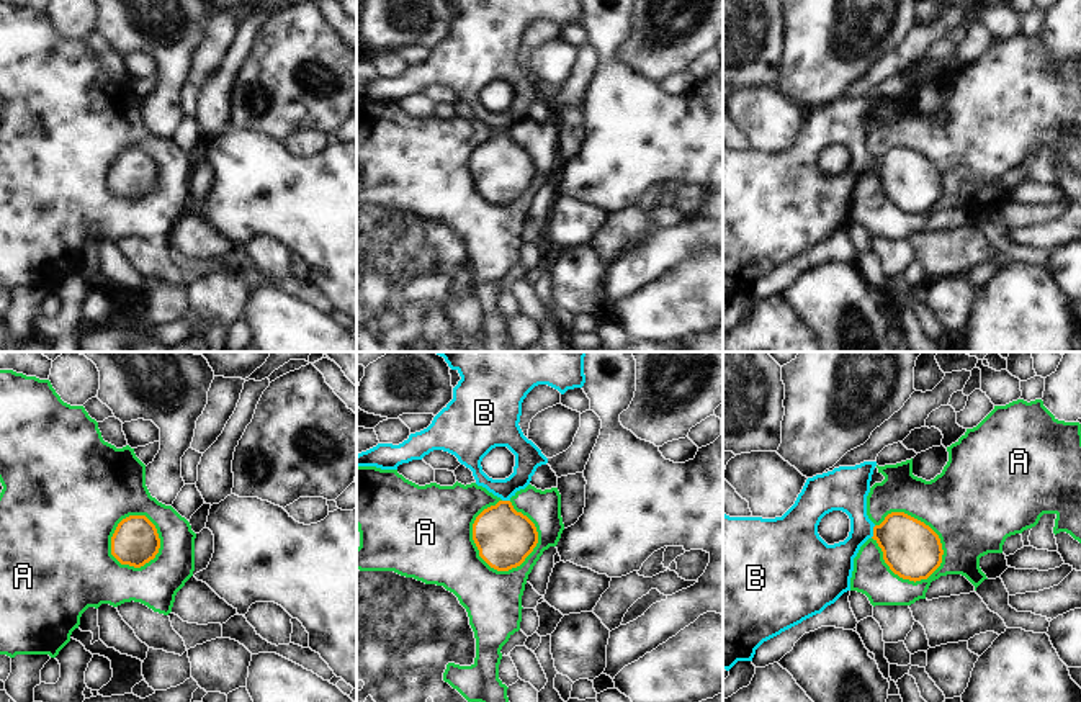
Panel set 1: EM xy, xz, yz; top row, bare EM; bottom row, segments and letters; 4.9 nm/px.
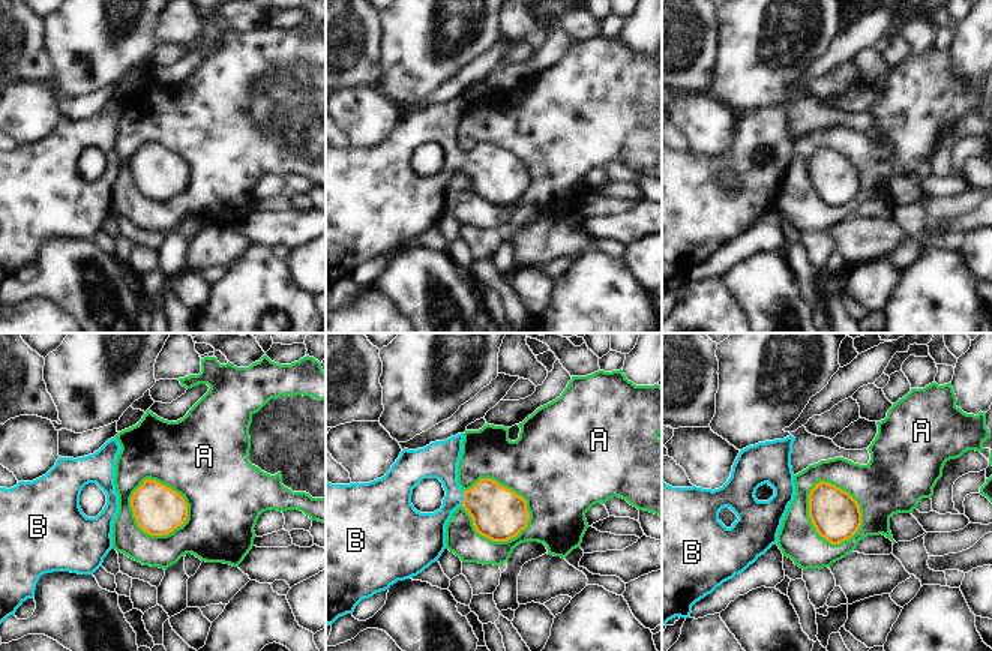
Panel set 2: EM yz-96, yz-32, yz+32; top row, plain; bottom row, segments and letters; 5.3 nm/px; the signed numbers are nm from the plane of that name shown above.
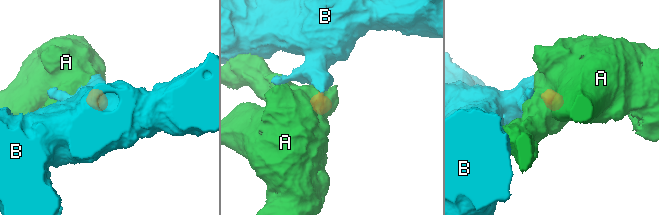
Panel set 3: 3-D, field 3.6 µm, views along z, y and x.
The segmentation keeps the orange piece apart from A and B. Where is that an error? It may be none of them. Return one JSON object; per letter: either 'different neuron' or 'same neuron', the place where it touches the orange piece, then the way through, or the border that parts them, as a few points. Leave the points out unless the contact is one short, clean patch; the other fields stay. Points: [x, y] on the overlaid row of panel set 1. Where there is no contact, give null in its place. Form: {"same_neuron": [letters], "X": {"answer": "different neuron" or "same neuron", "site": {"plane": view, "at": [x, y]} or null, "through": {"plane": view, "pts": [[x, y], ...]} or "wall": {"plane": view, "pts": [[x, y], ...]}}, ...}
{"same_neuron": ["B"], "A": {"answer": "different neuron", "site": {"plane": "yz", "at": [919, 521]}}, "B": {"answer": "same neuron", "site": {"plane": "yz", "at": [874, 532]}, "through": {"plane": "yz", "pts": [[913, 550], [898, 535], [874, 532], [857, 516], [846, 490]]}}}

